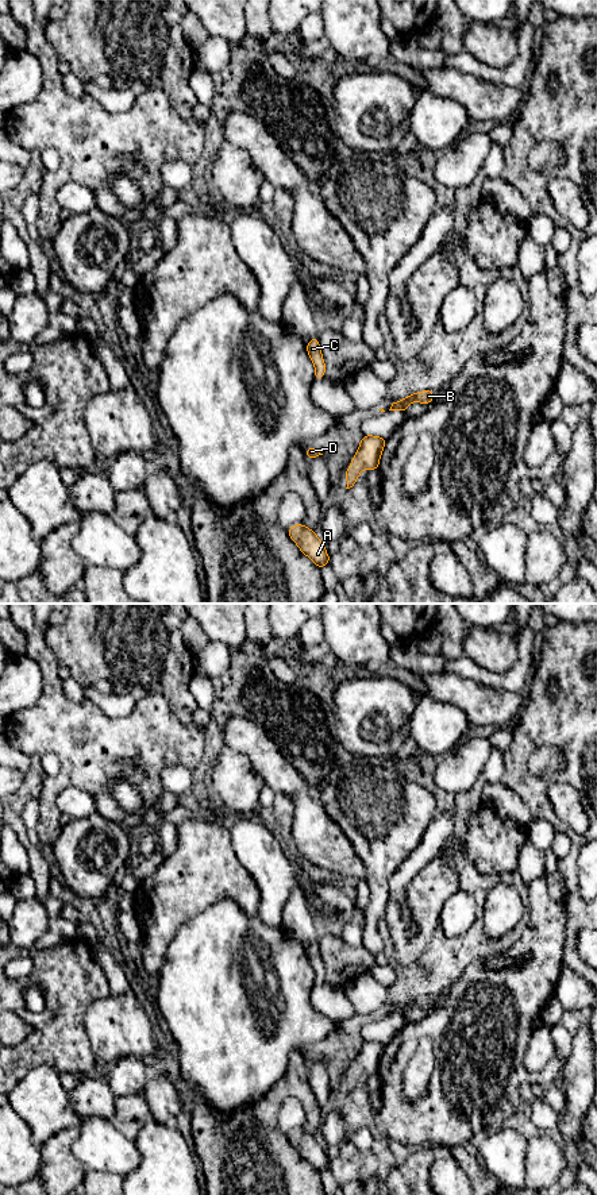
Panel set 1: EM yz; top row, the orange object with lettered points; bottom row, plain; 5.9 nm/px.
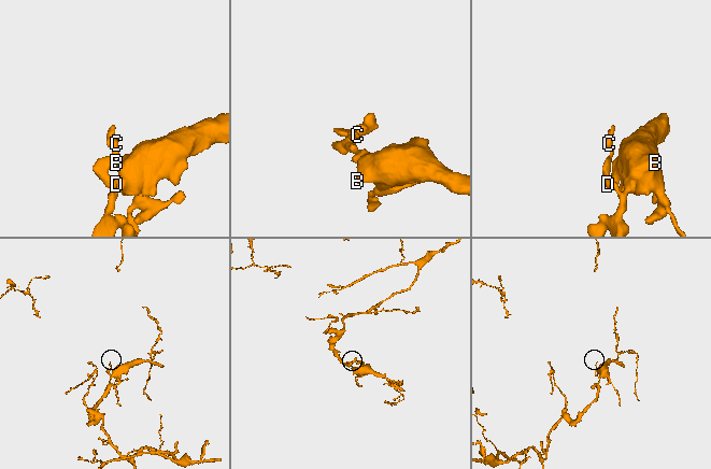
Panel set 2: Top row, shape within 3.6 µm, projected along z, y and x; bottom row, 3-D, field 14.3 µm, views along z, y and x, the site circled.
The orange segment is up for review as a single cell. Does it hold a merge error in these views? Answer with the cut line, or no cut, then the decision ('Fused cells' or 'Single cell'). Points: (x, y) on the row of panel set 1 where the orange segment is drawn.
No split. Single cell

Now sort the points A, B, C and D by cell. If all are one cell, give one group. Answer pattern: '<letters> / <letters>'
A B C D

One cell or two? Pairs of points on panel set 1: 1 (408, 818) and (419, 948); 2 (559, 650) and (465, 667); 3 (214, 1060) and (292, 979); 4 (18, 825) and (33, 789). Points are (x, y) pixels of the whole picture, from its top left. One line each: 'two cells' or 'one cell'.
1: two cells
2: two cells
3: one cell
4: one cell

